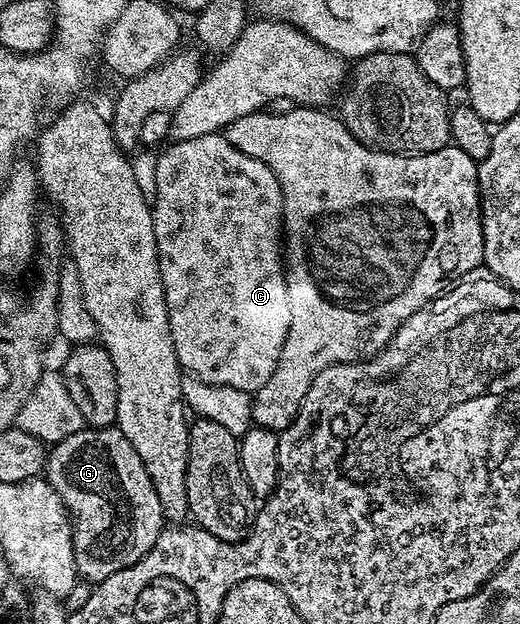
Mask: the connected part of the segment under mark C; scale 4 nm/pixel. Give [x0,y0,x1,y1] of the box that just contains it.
[151,133,291,393]

